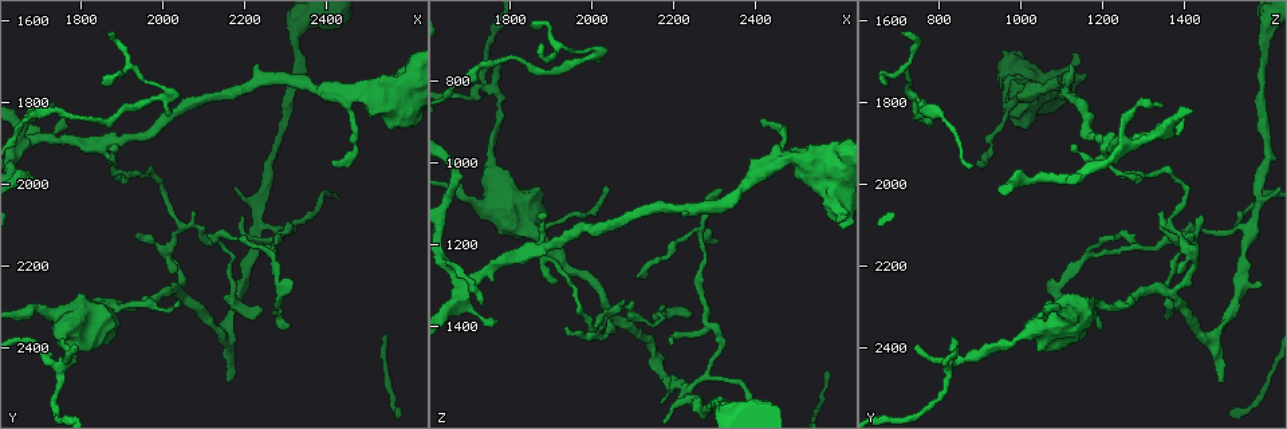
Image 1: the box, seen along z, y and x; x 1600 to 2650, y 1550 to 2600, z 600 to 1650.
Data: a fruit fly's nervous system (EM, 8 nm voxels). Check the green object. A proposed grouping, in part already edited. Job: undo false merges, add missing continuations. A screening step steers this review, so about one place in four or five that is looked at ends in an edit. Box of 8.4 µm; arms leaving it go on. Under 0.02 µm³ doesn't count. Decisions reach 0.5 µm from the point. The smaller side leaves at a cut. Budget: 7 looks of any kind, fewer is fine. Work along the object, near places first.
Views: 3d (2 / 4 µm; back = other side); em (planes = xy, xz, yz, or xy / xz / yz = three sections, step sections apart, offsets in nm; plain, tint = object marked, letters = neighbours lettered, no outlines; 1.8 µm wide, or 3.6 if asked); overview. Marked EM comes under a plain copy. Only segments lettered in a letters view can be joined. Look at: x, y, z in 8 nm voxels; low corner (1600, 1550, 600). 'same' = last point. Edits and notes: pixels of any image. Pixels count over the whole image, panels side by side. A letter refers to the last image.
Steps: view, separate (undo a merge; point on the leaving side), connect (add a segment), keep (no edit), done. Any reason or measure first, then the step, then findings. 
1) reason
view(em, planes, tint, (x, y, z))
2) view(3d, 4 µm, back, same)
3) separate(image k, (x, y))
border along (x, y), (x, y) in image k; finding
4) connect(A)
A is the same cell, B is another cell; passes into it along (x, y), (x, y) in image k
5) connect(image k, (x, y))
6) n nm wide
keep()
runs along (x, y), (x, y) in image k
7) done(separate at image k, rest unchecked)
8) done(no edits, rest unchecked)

thick turns thin
view(em, 3.6 µm, yz, step 16, tint, (1750, 2375, 1005))

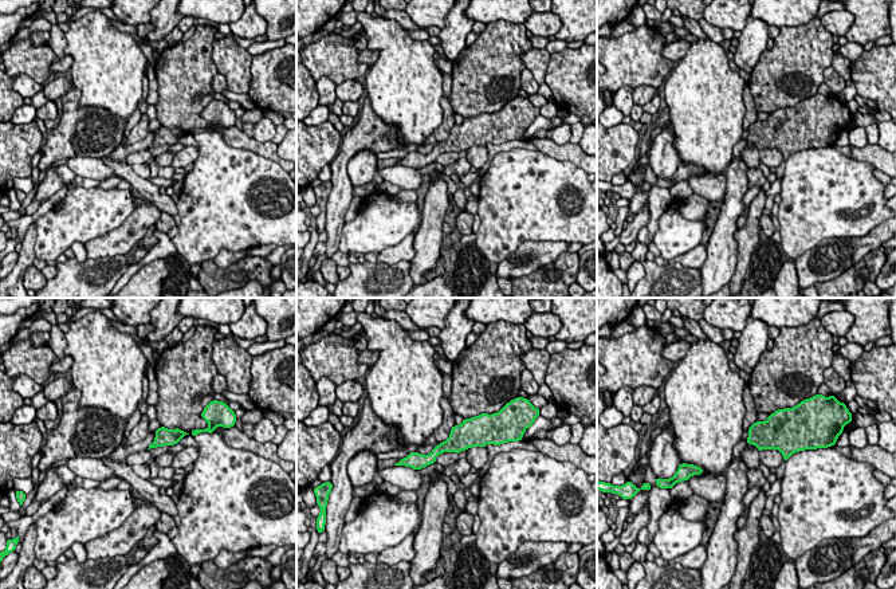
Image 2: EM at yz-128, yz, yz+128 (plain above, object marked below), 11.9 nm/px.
another direction
view(em, 3.6 µm, planes, letters, same)

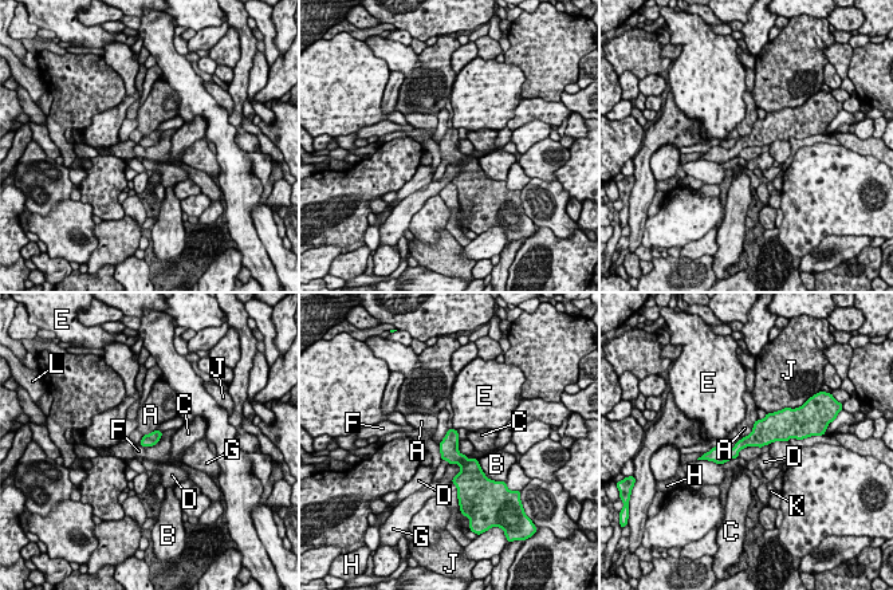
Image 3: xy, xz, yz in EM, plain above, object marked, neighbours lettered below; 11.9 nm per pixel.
keep()
A, B, C, D, E, F, G, H, J, K and L are other cells; runs along (787, 435), (762, 435), (713, 455) in image 3; all the same cell

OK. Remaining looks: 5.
tapers out
view(em, planes, letters, (1790, 2395, 750))

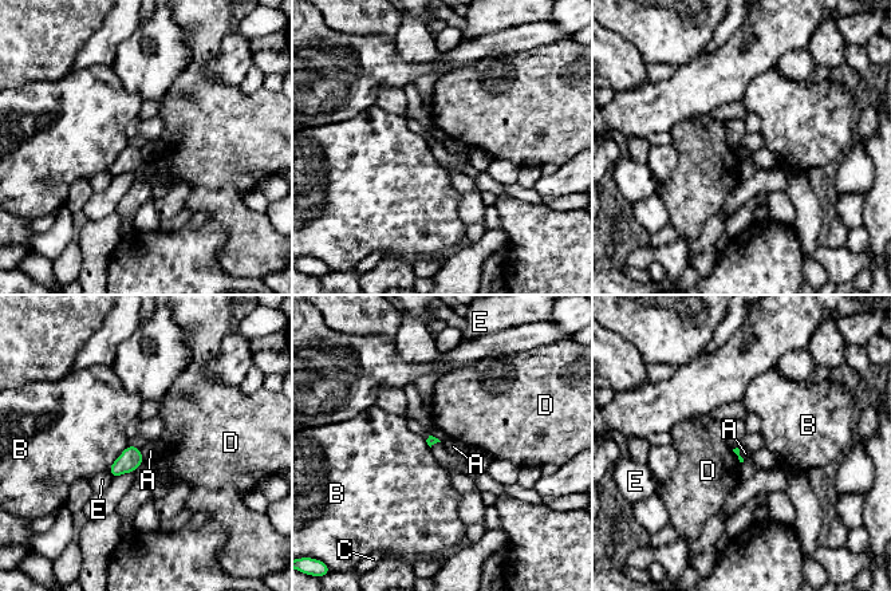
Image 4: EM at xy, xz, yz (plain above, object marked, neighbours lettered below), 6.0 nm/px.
B touches over 200 nm
keep()
A, B, C, D and E are other cells; border along (140, 449), (144, 460) in image 4; no lettered segment goes on from it

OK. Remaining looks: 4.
sharp bend
view(em, xy, step 16, tint, (2140, 2375, 1440))

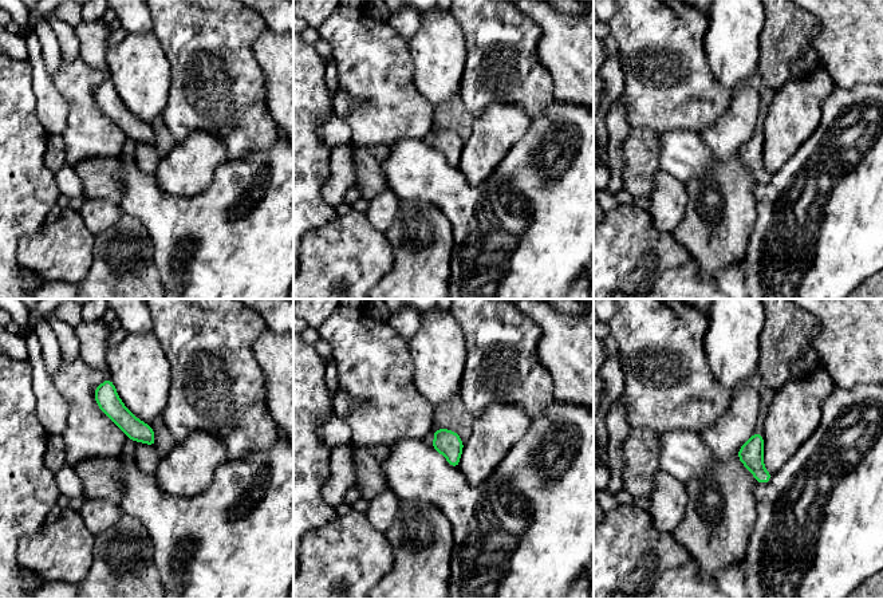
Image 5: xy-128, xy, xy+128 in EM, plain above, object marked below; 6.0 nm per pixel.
cut it another way
view(em, planes, tint, same)

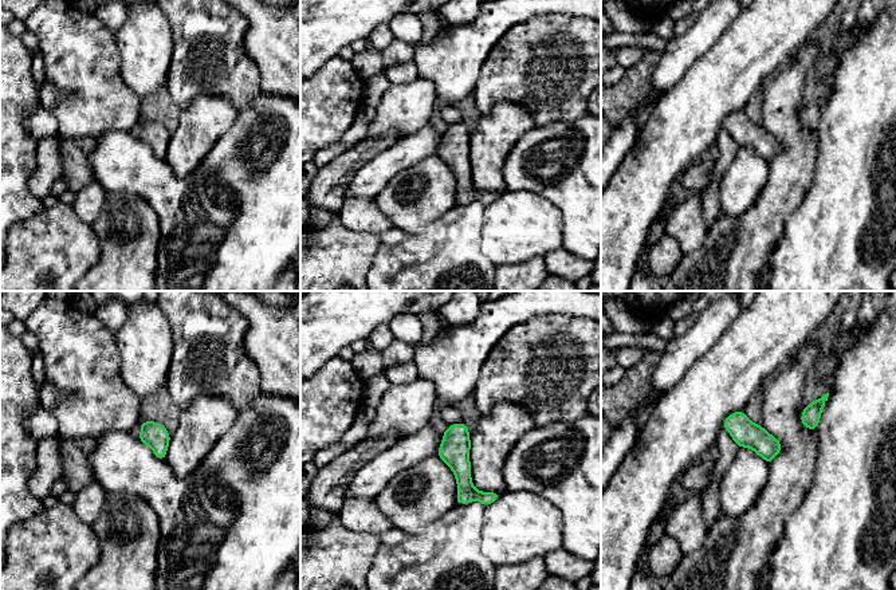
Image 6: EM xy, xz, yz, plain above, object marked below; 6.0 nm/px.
see the neighbours
view(em, planes, letters, same)

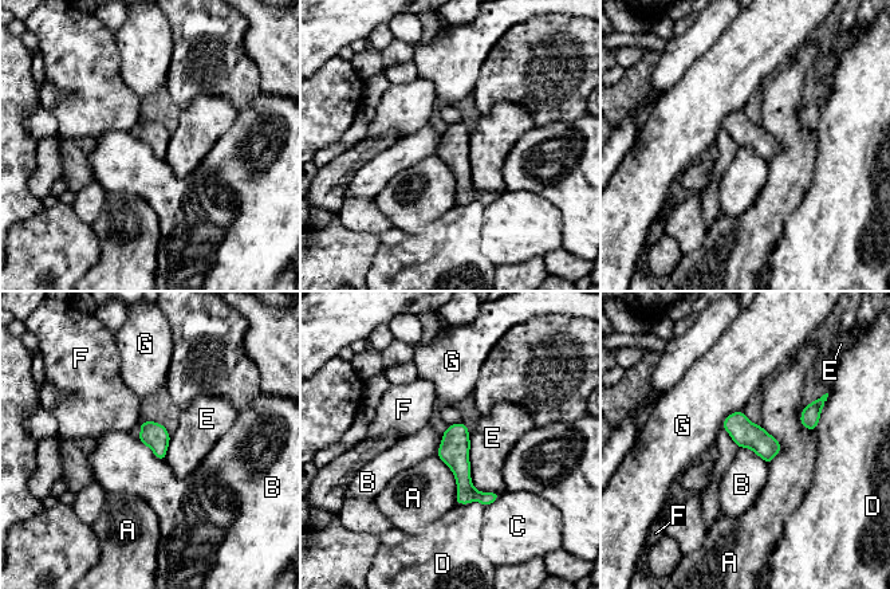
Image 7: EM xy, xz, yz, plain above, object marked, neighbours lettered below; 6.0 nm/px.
keep()
A, B, C, D, E, F and G are other cells; border along (137, 438), (157, 458), (164, 460) in image 7; continuous, no second cell

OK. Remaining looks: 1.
done(no edits, rest unchecked)

